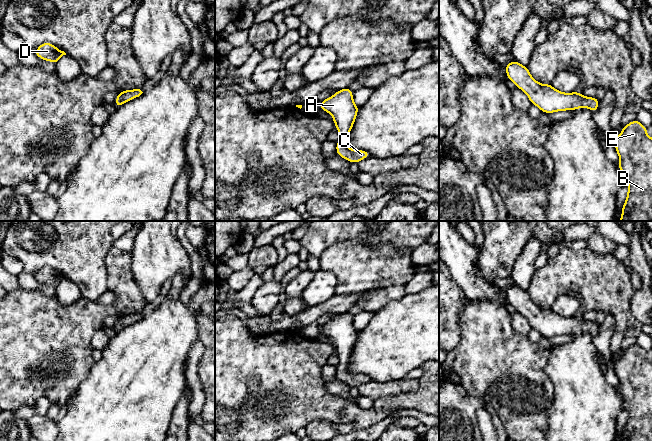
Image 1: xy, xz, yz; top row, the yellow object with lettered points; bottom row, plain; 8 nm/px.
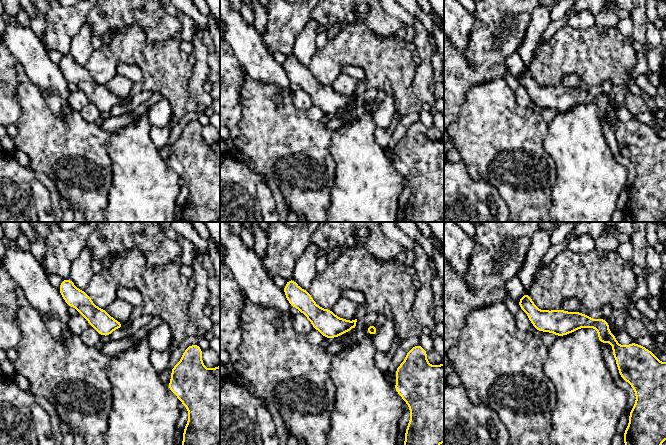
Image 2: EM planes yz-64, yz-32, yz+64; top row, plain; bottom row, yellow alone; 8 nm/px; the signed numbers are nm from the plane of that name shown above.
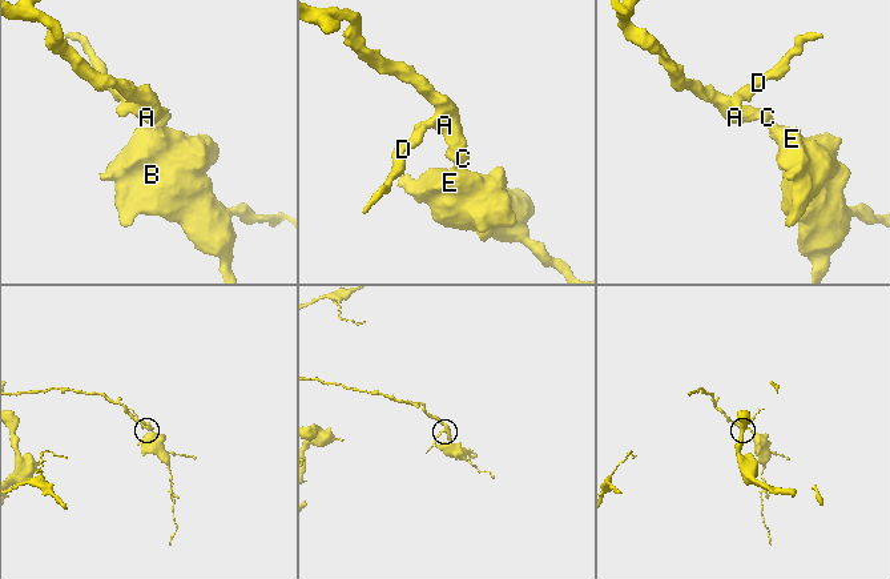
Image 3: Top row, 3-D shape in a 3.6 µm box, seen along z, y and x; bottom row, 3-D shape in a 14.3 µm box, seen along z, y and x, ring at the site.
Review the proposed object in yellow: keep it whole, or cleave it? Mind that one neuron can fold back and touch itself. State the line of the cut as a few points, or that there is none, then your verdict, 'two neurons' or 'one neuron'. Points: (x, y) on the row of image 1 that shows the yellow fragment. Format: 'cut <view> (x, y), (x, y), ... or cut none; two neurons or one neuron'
cut none; one neuron

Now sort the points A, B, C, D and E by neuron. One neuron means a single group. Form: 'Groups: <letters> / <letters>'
Groups: A B C D E

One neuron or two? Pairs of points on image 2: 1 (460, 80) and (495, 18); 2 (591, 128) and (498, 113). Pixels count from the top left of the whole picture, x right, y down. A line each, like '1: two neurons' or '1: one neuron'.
1: one neuron
2: two neurons

